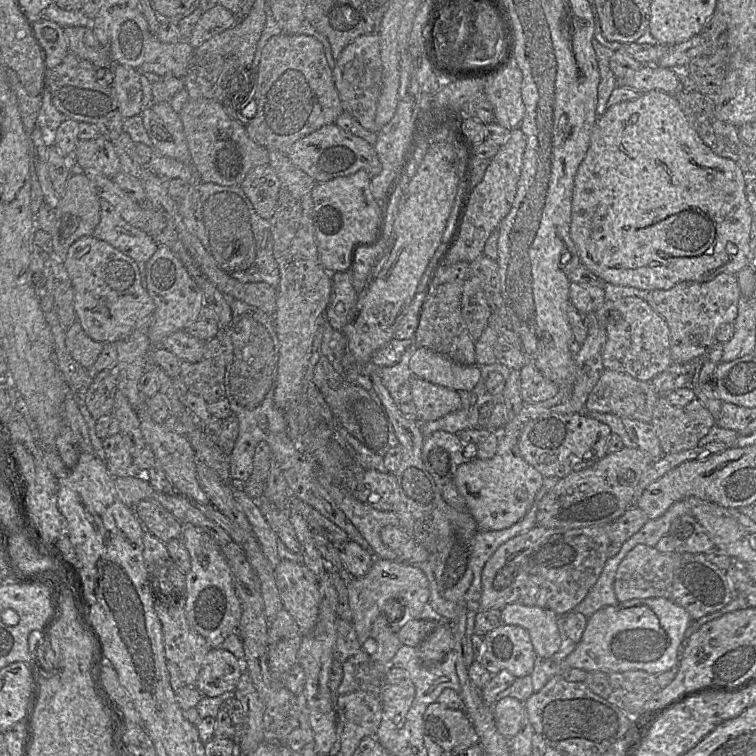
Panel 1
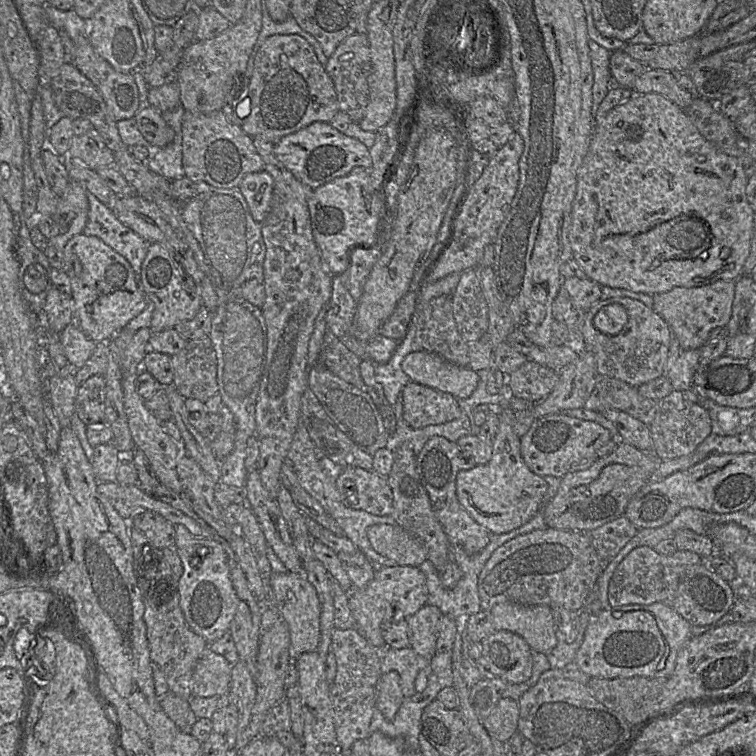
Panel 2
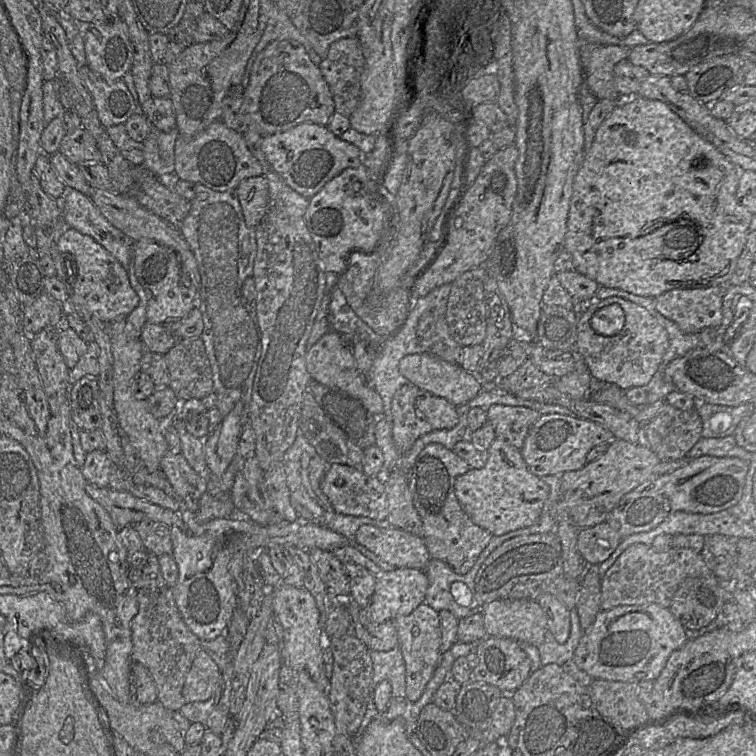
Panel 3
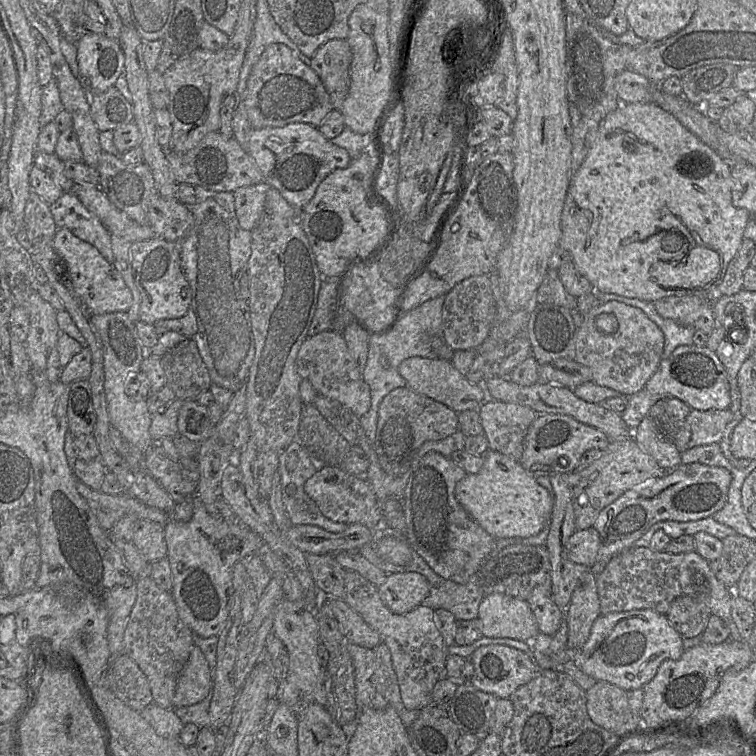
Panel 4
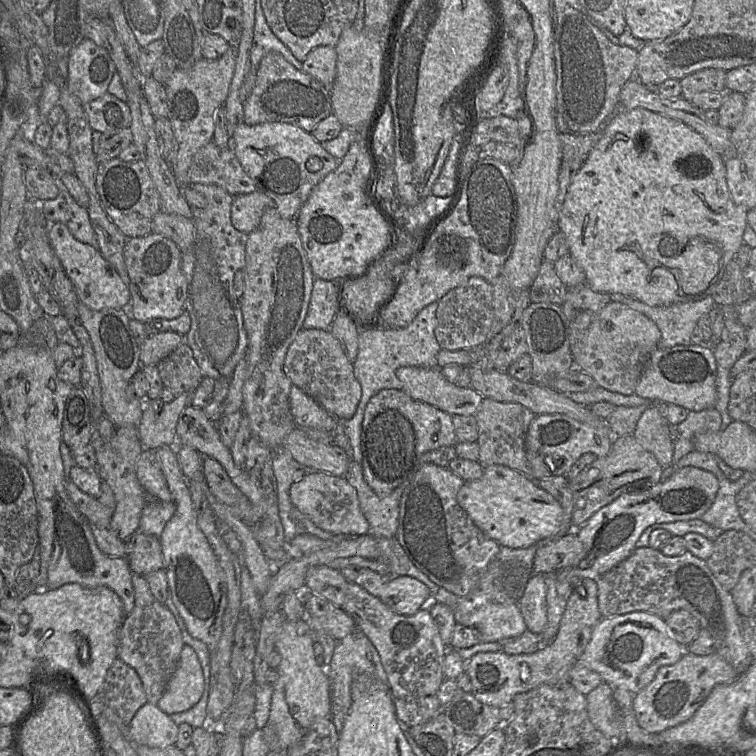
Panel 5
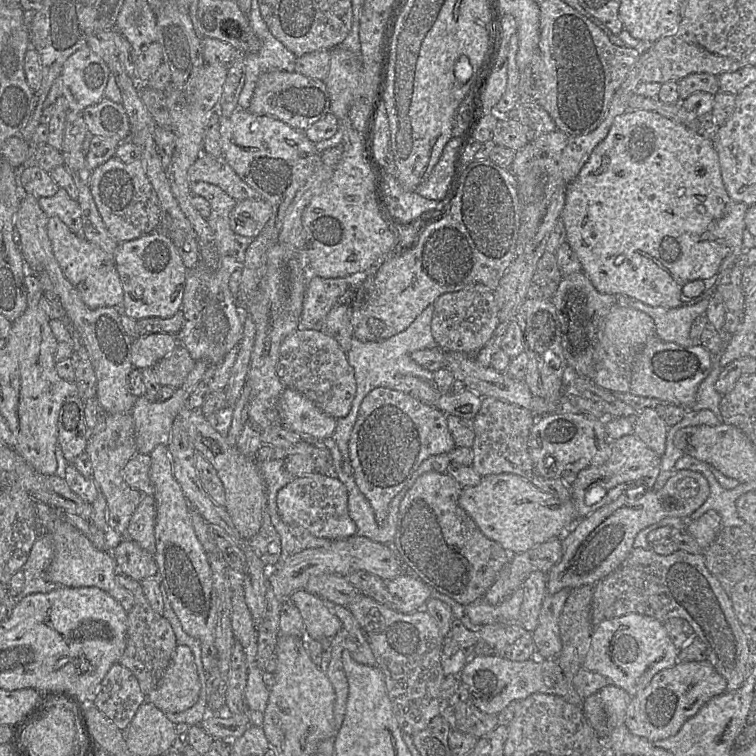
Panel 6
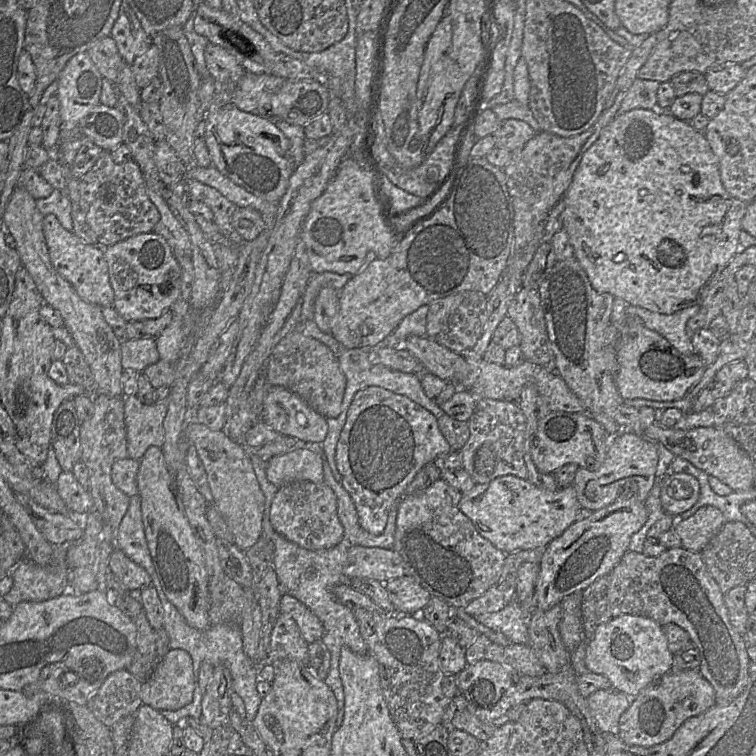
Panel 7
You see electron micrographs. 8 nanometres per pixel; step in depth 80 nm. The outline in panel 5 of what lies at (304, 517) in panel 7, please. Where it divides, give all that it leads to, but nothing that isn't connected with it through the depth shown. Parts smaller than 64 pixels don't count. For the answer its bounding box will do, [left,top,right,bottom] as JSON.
[289,471,369,536]

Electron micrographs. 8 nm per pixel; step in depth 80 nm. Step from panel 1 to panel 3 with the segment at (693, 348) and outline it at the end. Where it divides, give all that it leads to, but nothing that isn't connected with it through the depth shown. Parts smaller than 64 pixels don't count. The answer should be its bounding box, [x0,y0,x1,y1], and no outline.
[653,287,725,333]

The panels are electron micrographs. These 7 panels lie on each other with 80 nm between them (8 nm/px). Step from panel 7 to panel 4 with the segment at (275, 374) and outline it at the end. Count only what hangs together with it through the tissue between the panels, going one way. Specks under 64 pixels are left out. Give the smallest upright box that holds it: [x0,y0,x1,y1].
[295,330,370,417]

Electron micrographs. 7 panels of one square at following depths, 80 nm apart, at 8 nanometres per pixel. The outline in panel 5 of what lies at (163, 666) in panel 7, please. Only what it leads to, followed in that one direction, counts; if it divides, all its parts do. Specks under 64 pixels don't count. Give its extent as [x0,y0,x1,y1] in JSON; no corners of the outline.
[157,644,203,715]

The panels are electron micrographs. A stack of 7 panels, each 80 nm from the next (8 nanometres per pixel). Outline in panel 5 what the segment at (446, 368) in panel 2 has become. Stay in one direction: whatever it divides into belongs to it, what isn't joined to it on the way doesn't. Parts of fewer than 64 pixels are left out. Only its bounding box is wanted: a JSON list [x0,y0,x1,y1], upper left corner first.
[396,366,484,415]

